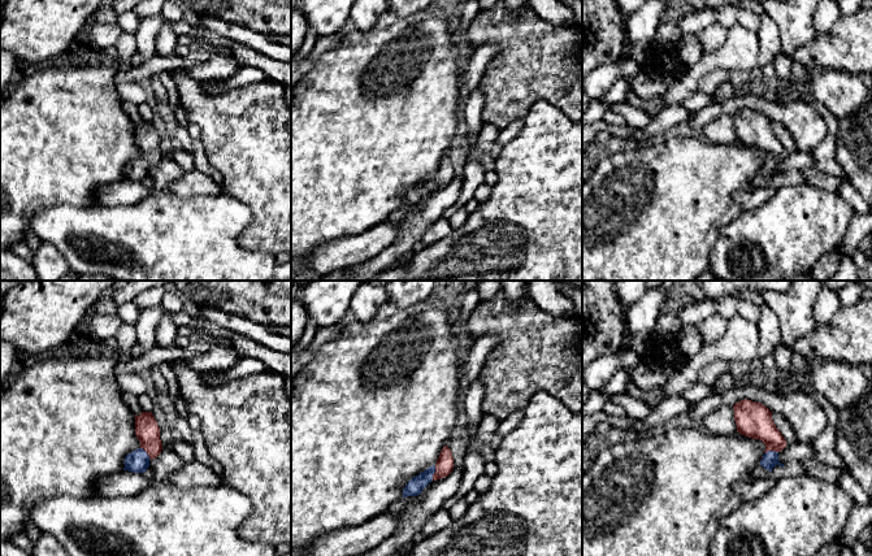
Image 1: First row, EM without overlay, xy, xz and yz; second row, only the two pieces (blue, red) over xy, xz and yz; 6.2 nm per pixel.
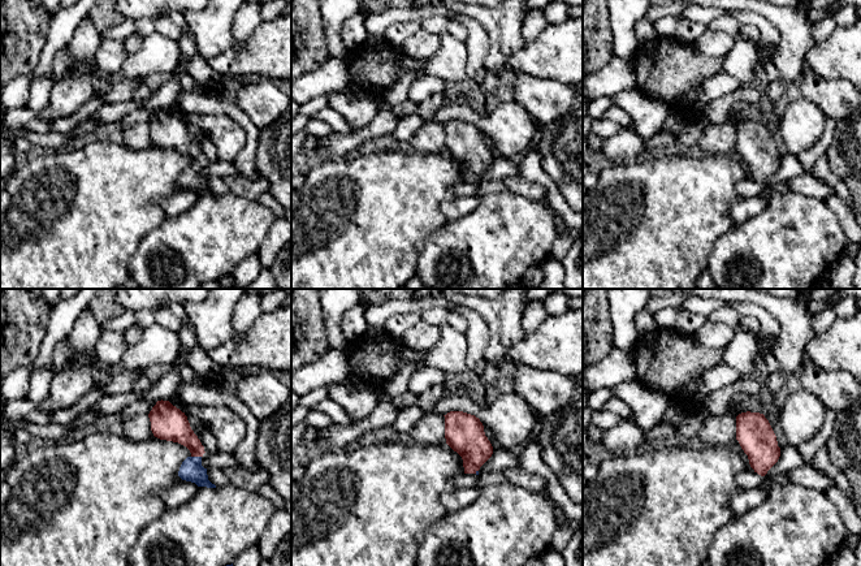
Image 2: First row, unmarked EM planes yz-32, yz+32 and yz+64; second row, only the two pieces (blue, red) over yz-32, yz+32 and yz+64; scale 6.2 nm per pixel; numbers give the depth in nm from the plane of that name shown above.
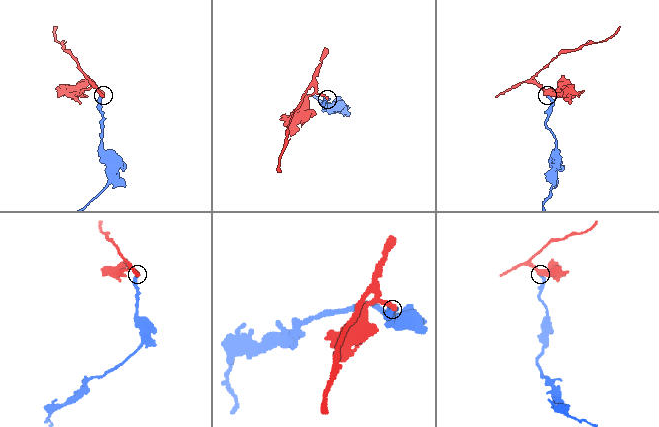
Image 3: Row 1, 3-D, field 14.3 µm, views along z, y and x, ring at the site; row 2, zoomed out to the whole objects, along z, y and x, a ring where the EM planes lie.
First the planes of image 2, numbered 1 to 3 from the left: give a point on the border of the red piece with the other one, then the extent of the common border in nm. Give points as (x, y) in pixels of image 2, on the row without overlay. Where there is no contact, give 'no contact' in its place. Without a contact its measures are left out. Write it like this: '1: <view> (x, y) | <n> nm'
1: yz-32 (197, 165) | 60 nm
2: yz+32 (476, 180) | 30 nm
3: no contact

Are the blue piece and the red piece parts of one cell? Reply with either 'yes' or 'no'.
yes

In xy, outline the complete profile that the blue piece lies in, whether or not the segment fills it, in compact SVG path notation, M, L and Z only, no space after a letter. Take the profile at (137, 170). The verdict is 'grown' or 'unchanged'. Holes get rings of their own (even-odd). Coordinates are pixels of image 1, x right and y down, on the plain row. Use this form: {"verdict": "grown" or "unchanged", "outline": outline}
{"verdict": "grown", "outline": "M152 121L135 123L135 144L140 151L140 156L126 164L123 179L144 182L149 175L149 169L156 168L162 158L160 136Z"}

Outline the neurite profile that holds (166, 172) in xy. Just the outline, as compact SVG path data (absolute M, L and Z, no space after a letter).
M162 155L156 168L149 168L149 175L153 178L153 187L160 191L168 191L170 184L181 178L185 171L169 156Z

